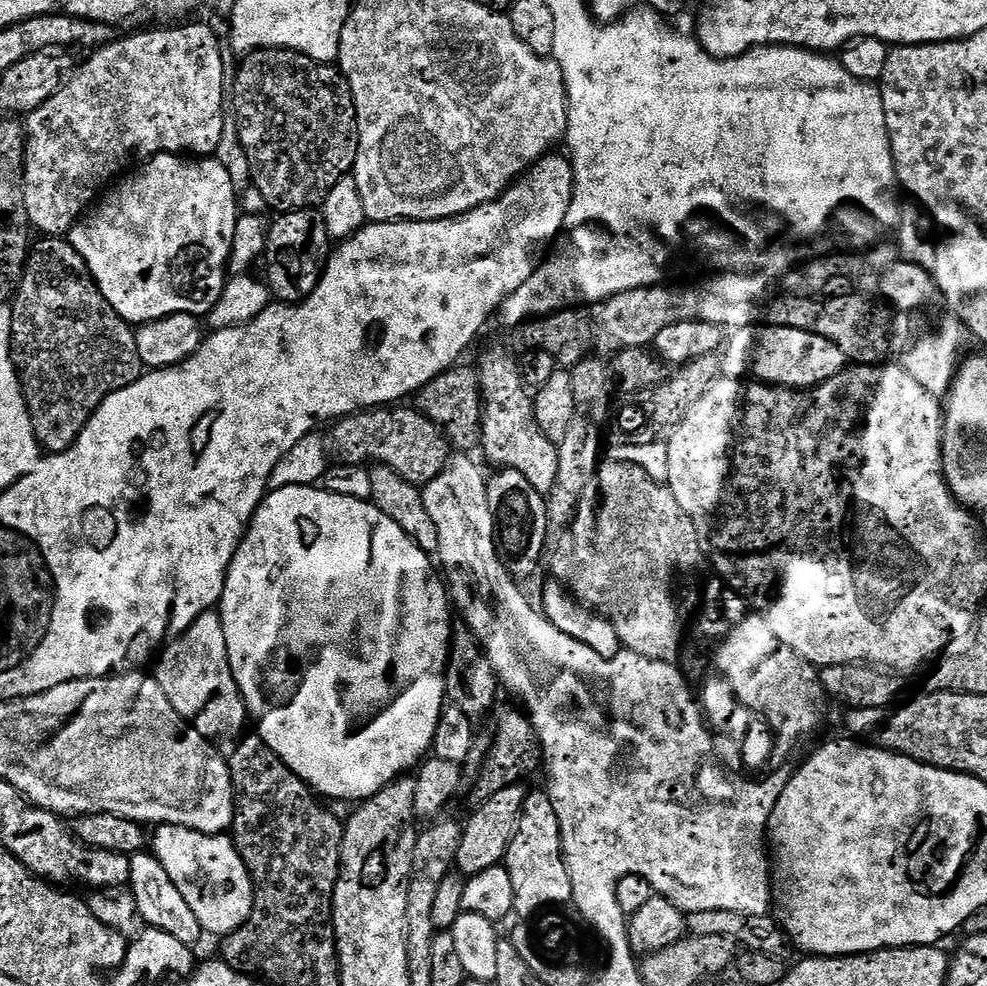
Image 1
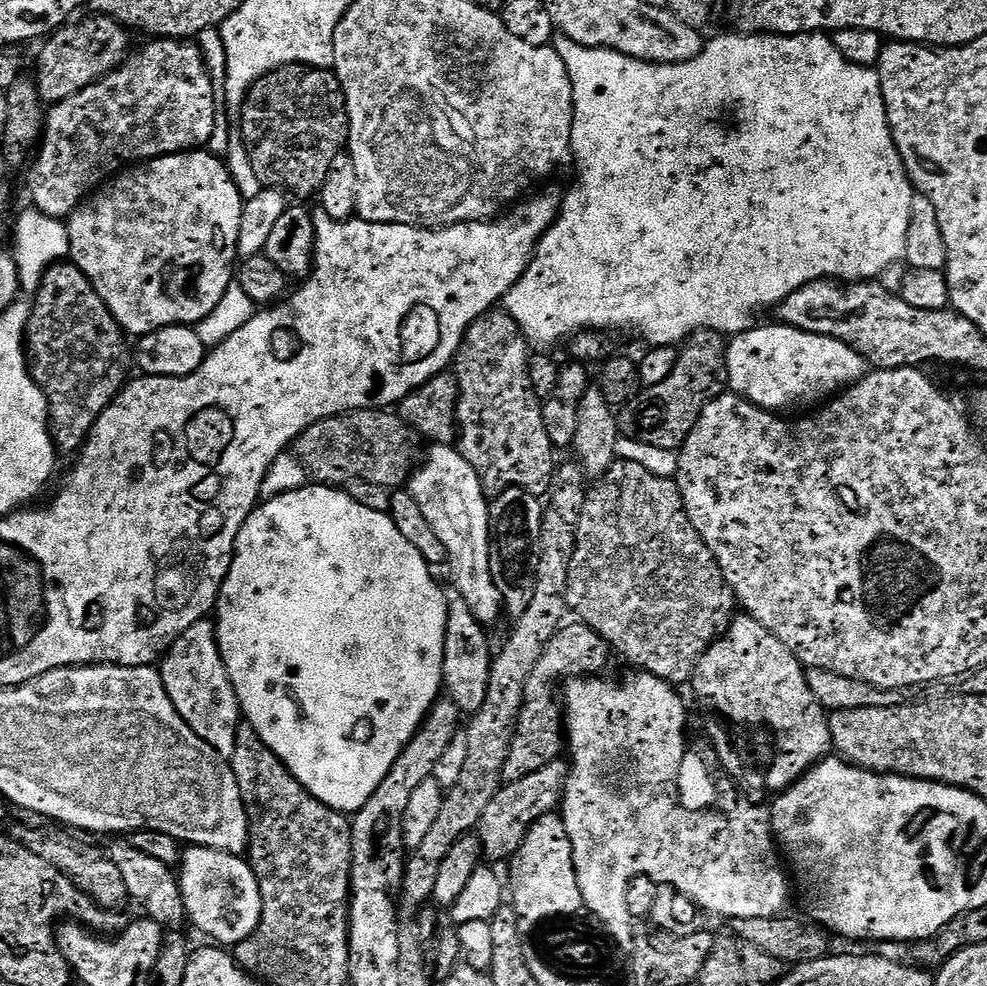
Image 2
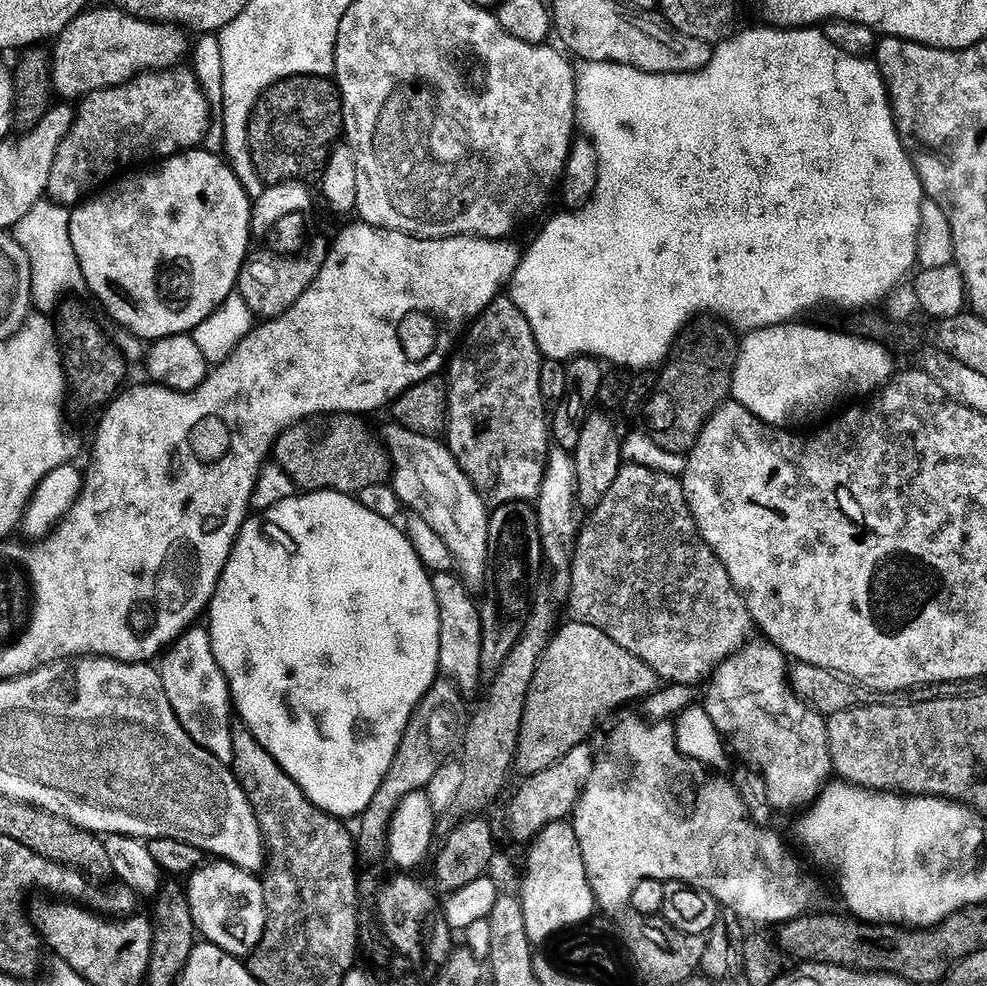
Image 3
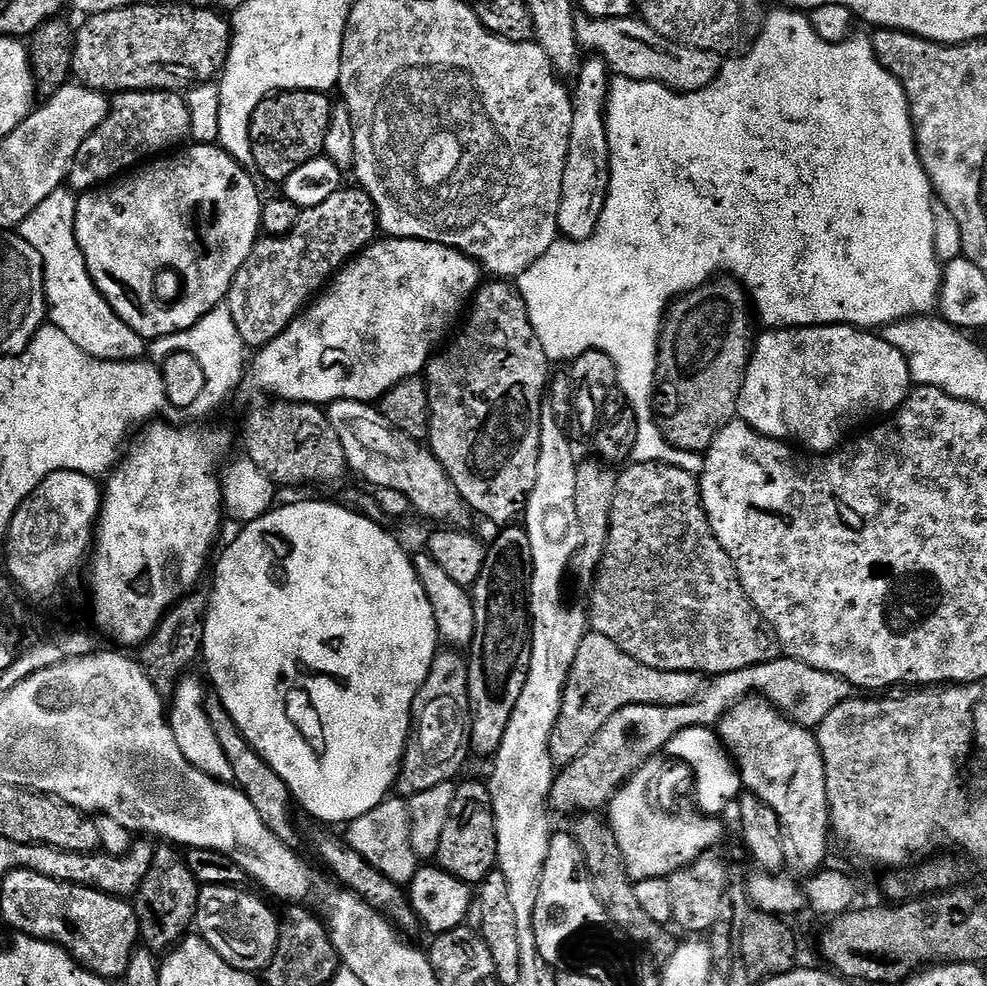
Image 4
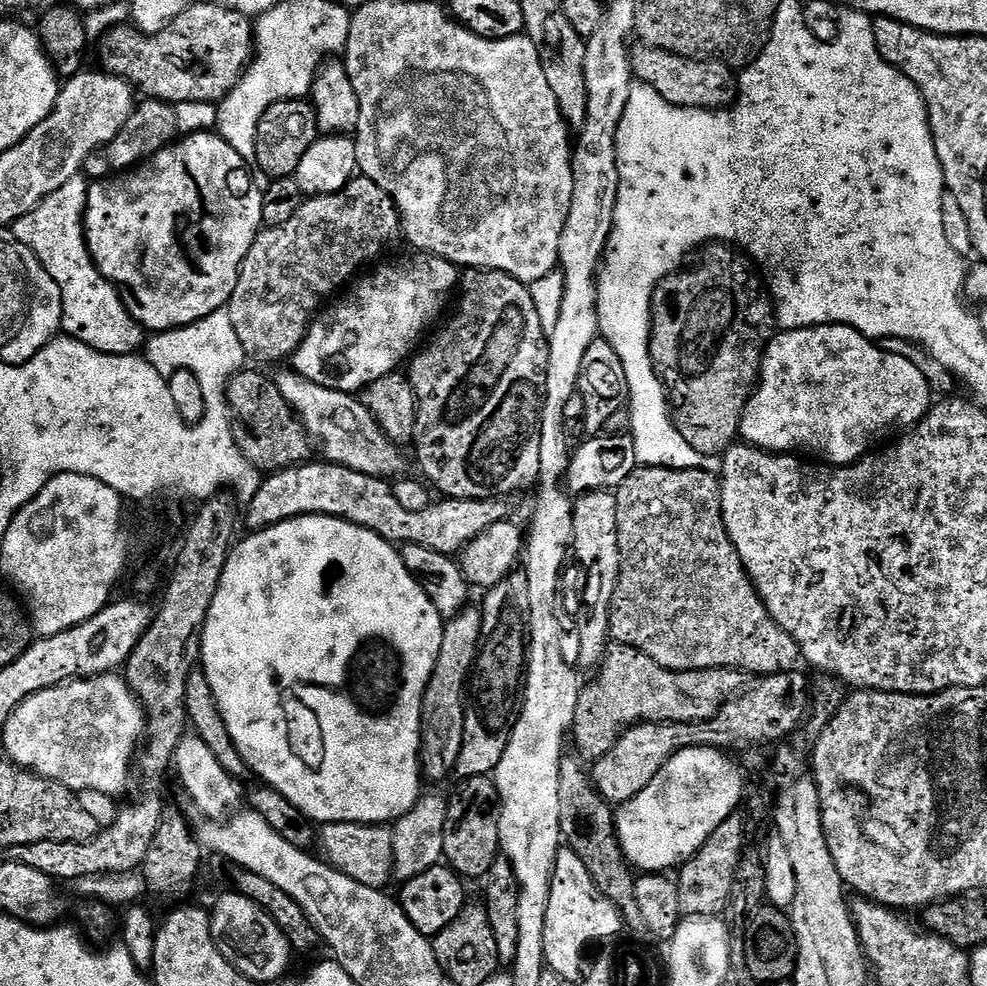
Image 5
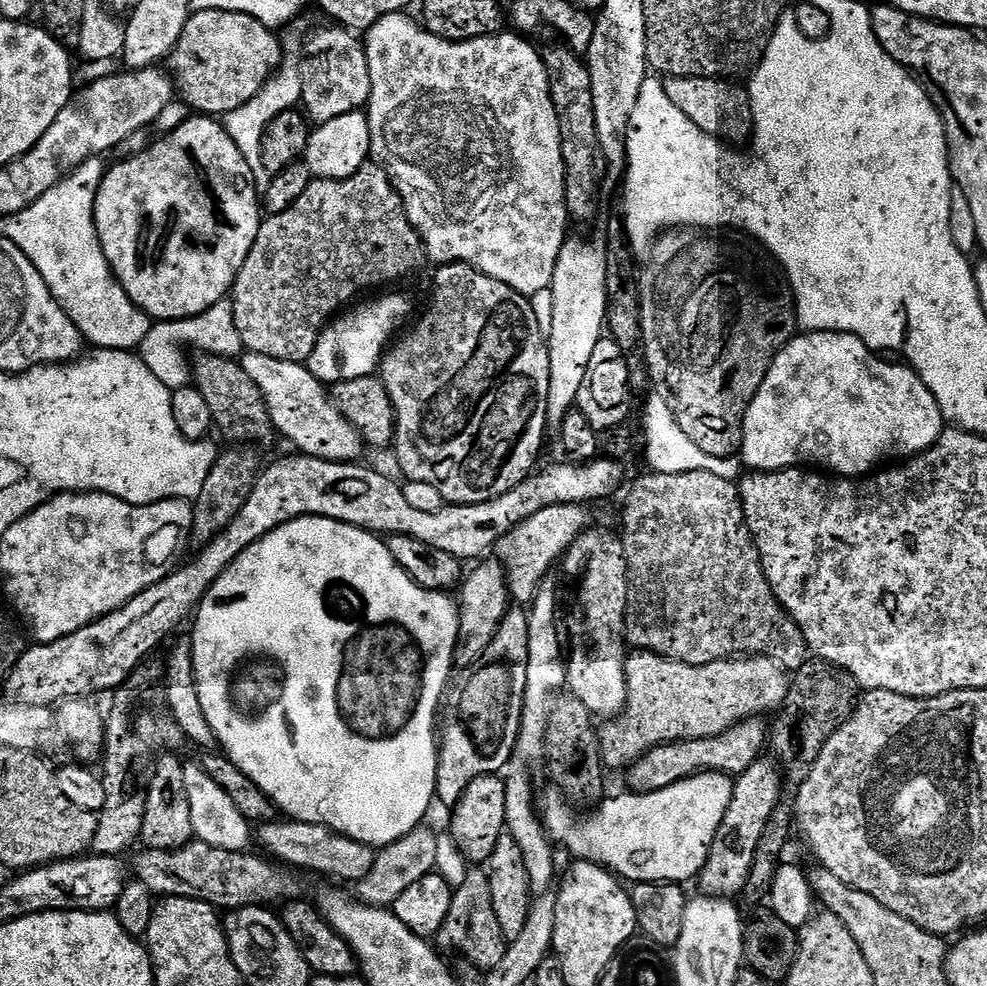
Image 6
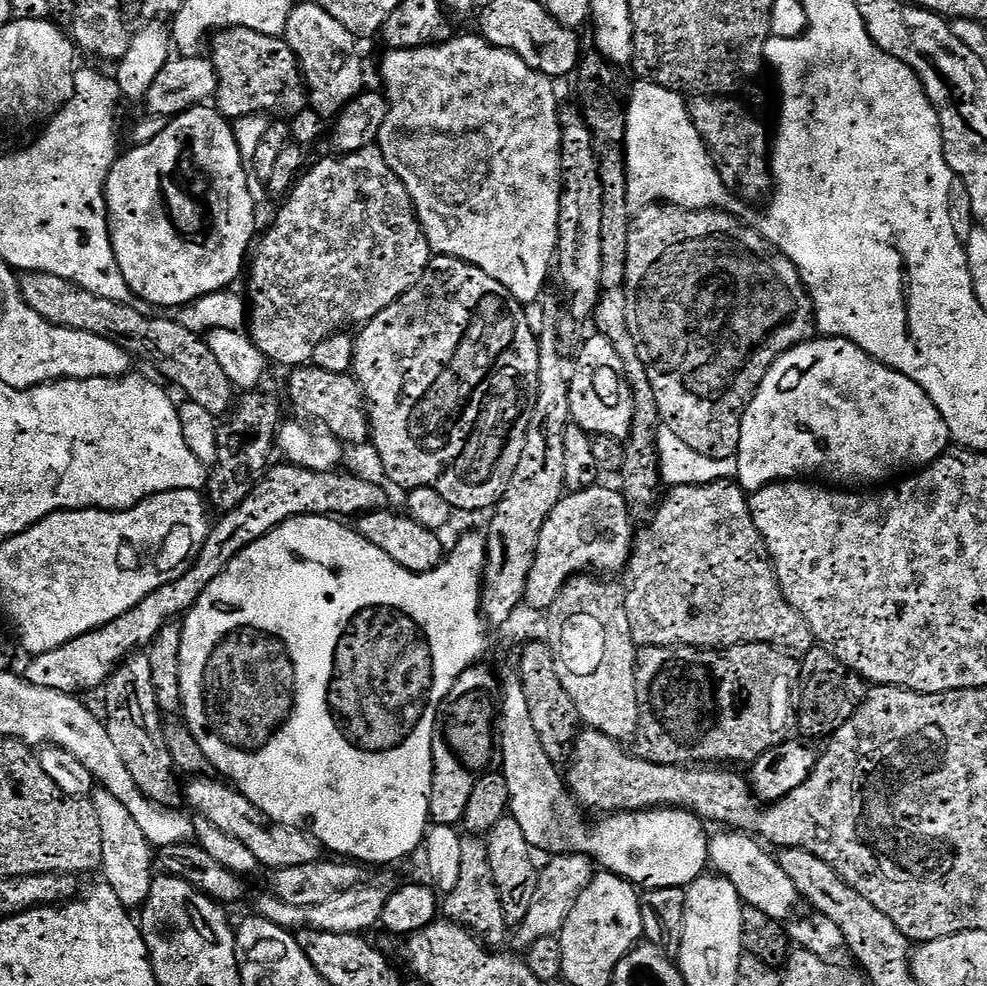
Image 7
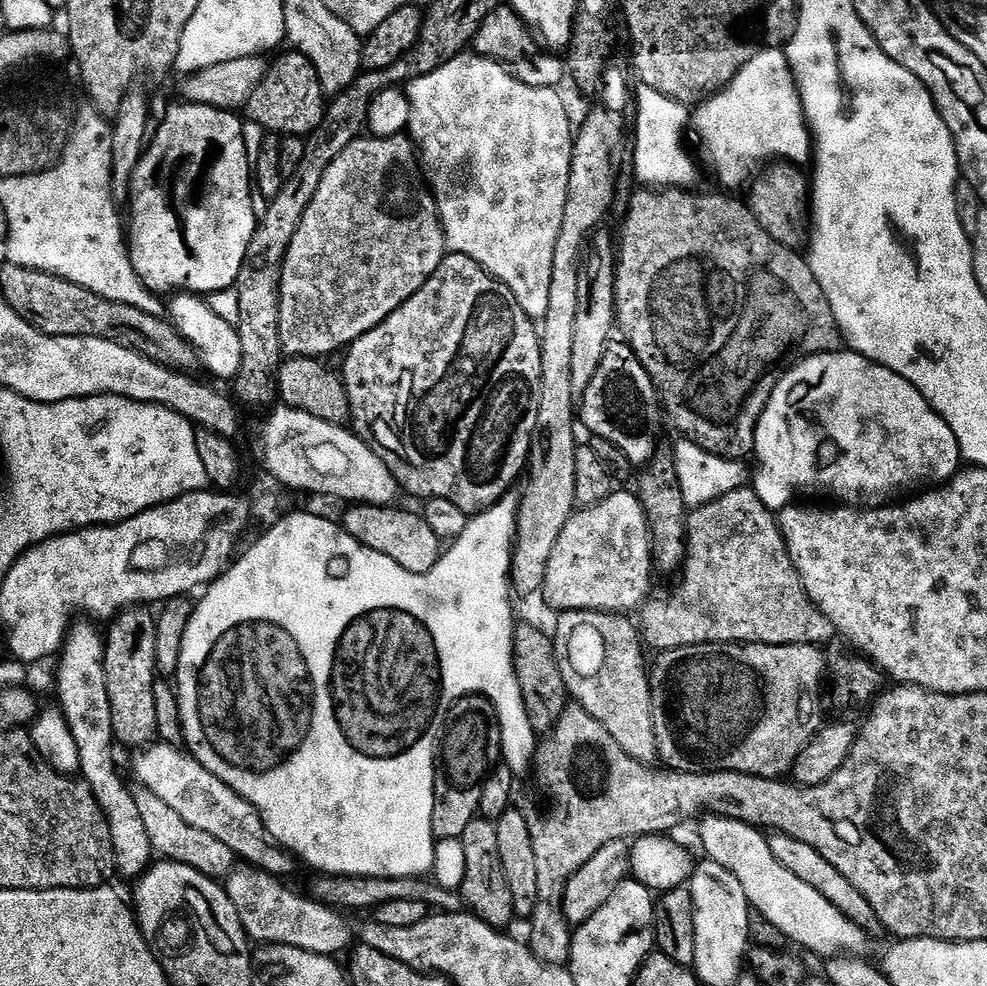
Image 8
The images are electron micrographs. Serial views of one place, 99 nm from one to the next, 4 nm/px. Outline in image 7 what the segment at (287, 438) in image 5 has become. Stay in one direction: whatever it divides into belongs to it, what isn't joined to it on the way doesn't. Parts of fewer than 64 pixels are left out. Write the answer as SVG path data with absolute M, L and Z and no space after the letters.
M29 272L21 275L19 282L29 306L51 324L115 340L131 349L137 357L148 355L156 363L157 370L170 383L177 384L187 399L198 402L198 406L210 410L210 414L218 418L227 417L233 411L232 382L226 378L222 366L218 366L218 358L214 358L201 333L191 332L175 318L159 320L159 315L156 314L143 316L139 307L110 302L110 298L90 294L85 288L79 288L66 278L58 278L54 274Z

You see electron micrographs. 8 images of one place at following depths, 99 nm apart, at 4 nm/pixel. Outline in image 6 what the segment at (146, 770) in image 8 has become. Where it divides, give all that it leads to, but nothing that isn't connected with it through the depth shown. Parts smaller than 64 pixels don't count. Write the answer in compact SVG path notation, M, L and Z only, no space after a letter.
M285 819L284 824L279 822L261 823L258 828L258 840L264 843L264 848L269 857L275 858L281 865L287 866L292 870L303 870L317 872L320 876L337 876L340 880L352 880L359 882L370 874L370 870L376 861L377 849L371 848L368 844L358 842L354 838L344 836L332 828L327 828L325 824L307 824L301 820Z

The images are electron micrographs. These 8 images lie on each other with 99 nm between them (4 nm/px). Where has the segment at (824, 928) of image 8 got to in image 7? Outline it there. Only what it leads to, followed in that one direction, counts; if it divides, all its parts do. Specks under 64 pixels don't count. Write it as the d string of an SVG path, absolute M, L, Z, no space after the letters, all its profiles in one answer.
M735 830L721 832L724 832L721 836L713 835L710 840L708 859L711 867L735 886L745 905L762 910L762 914L775 920L787 921L798 901L798 889L789 869L780 868L779 862L770 853L763 852L759 839Z

